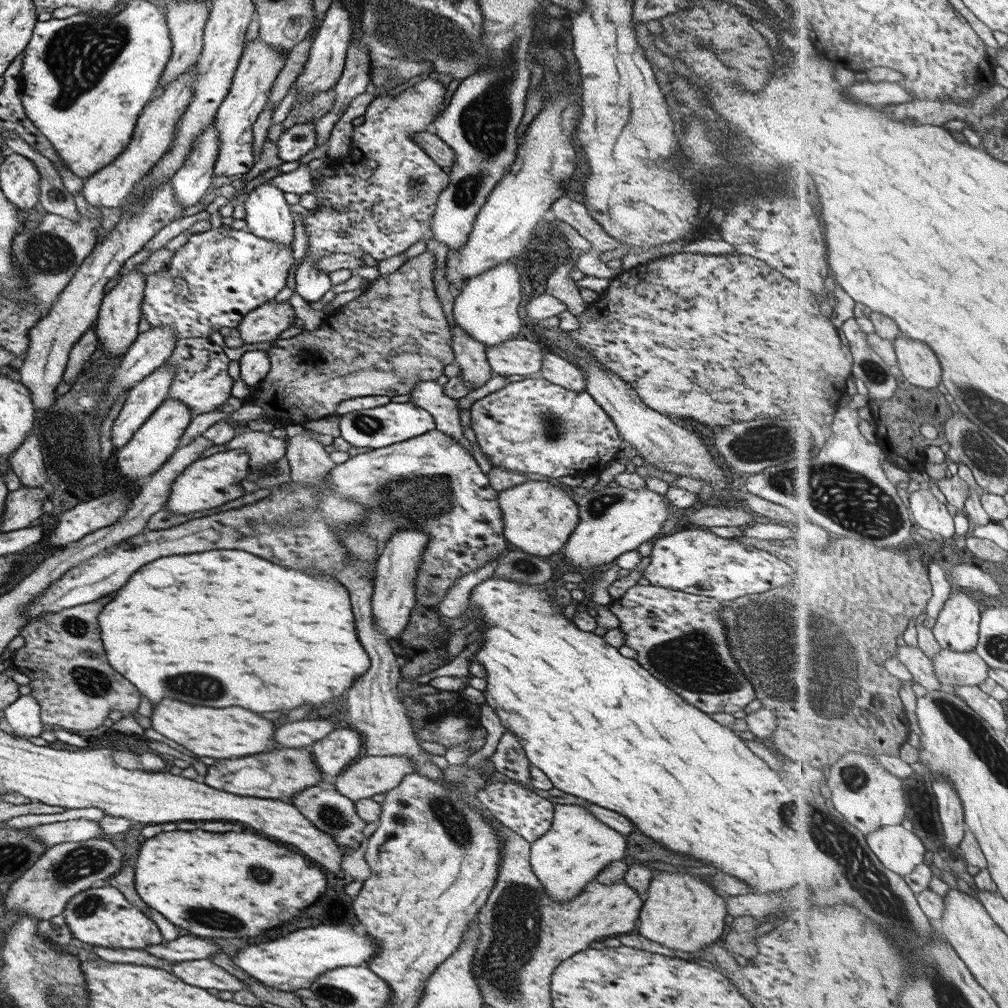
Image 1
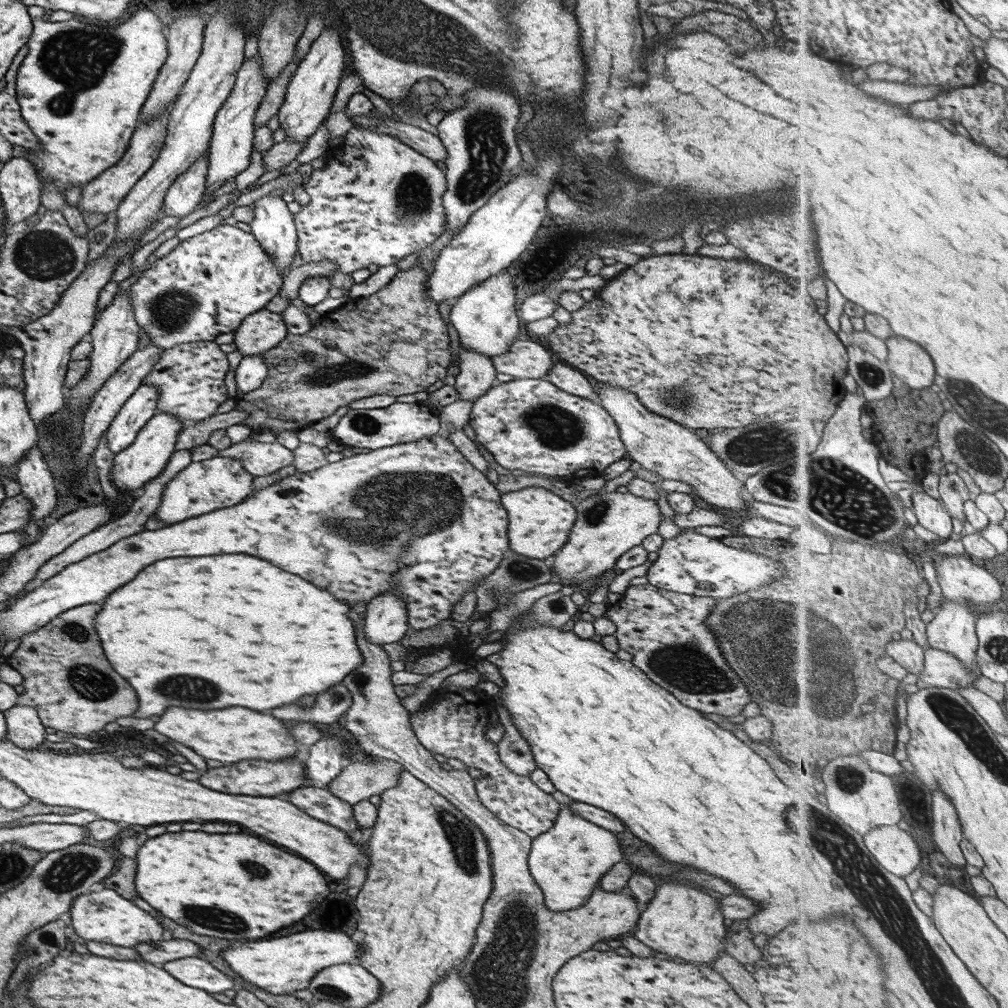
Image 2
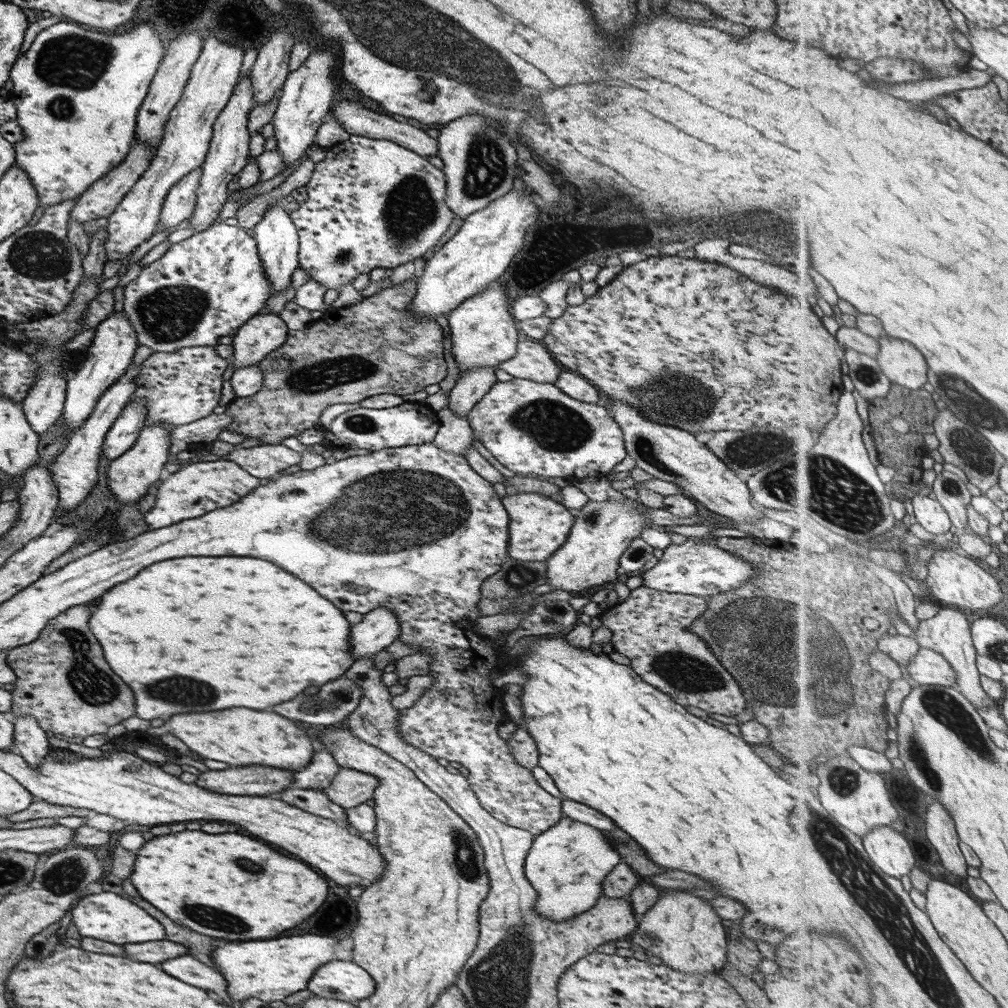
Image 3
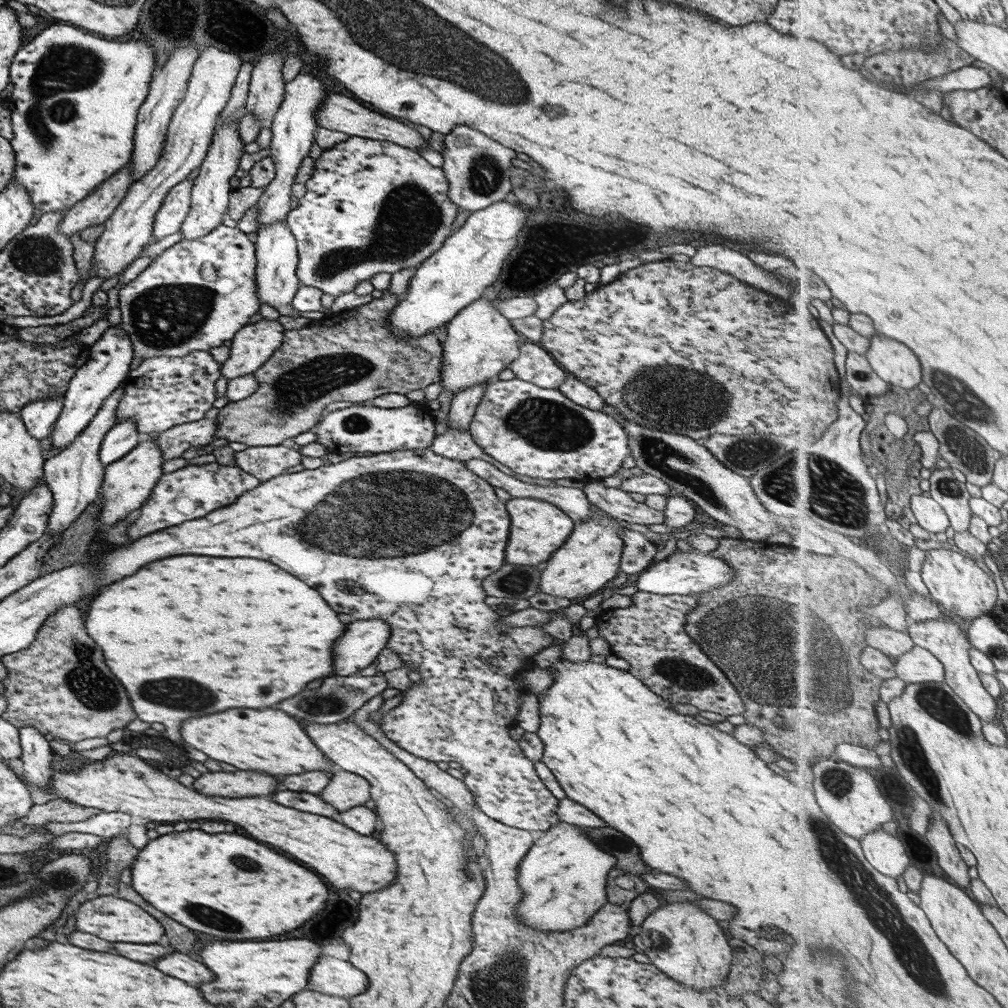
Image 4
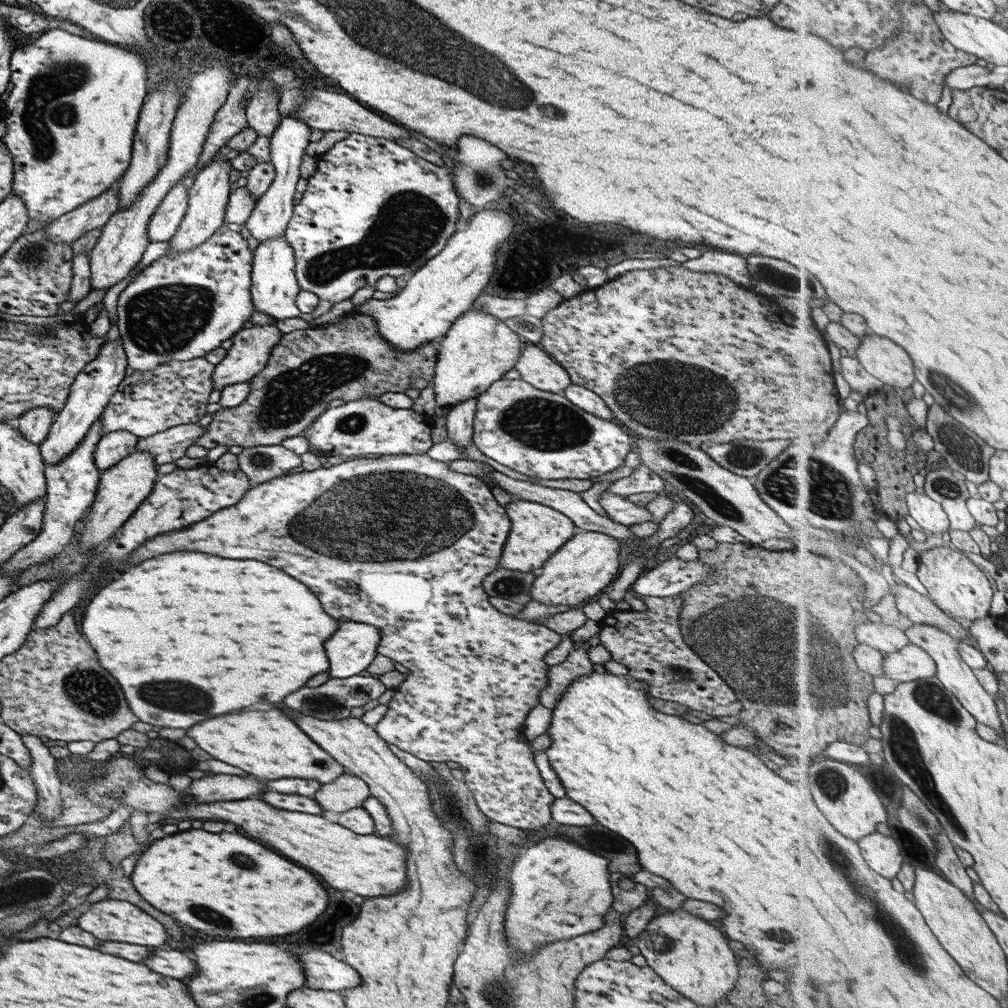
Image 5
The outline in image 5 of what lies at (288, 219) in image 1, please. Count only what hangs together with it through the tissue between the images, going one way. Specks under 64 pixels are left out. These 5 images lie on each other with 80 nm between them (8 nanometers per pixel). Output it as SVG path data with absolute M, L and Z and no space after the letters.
M285 236L279 238L271 238L261 242L252 252L252 262L250 270L250 296L255 311L261 311L274 318L274 324L277 320L283 318L295 318L300 316L299 309L295 306L295 298L299 293L299 286L294 275L293 252L289 248L289 244L285 242Z

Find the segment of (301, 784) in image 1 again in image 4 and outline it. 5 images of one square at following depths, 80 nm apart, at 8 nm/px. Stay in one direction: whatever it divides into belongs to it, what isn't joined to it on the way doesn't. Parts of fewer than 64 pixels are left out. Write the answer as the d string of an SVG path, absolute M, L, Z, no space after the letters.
M207 772L195 779L191 788L205 796L265 796L277 788L277 778L261 772Z

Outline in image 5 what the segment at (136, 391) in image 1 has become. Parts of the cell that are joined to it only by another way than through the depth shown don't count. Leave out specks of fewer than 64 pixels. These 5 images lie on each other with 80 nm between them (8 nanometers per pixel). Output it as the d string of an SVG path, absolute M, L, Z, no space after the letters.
M115 430L104 434L95 445L92 457L99 472L107 470L134 451L139 438L126 430Z

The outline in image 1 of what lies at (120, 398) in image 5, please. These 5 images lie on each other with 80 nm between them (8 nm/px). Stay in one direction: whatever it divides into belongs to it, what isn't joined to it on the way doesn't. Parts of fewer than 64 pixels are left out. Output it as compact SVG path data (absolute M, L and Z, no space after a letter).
M201 336L179 339L162 365L174 371L166 399L177 399L186 404L192 416L211 413L230 397L233 381L227 373L227 356L209 338Z

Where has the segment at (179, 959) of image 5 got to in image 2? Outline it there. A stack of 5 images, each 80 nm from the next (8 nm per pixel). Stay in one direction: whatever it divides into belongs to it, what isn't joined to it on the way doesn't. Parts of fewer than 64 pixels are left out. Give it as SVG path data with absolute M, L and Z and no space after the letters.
M201 958L173 960L173 962L163 964L163 970L169 972L179 982L201 988L205 992L223 992L223 990L233 988L233 980L229 980L223 972L215 970L211 964L207 964Z

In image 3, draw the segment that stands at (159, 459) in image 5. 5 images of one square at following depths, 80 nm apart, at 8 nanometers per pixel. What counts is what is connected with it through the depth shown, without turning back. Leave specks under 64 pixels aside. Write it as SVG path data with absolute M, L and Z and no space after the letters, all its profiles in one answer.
M225 412L211 413L189 424L171 427L168 451L171 456L174 456L182 450L196 452L201 447L208 447L212 440L217 438L217 434L223 431L231 421L232 416Z

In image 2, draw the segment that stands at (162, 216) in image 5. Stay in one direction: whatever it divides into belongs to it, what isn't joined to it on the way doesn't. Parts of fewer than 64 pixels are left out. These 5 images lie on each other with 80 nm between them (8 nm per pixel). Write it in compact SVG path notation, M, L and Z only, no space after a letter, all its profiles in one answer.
M205 151L168 186L162 202L165 215L184 217L197 208L204 194L207 161Z

